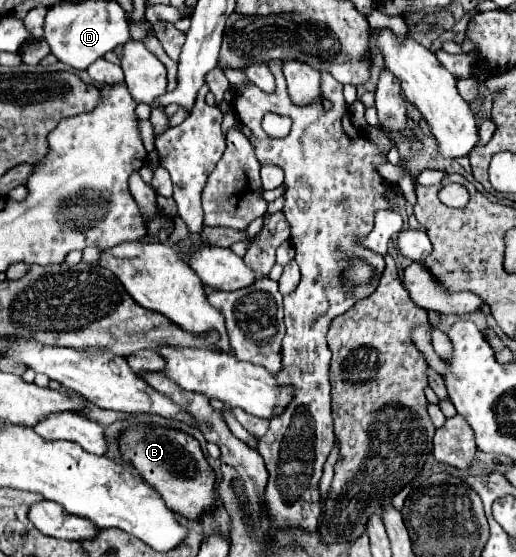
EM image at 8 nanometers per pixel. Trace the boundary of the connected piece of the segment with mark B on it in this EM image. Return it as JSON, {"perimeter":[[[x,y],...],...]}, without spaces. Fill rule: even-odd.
{"perimeter":[[[133,426],[119,438],[119,450],[123,458],[129,460],[135,470],[147,482],[151,482],[151,486],[155,486],[167,508],[173,512],[183,514],[187,520],[195,520],[217,508],[215,472],[205,460],[199,442],[193,436],[179,430]]]}

